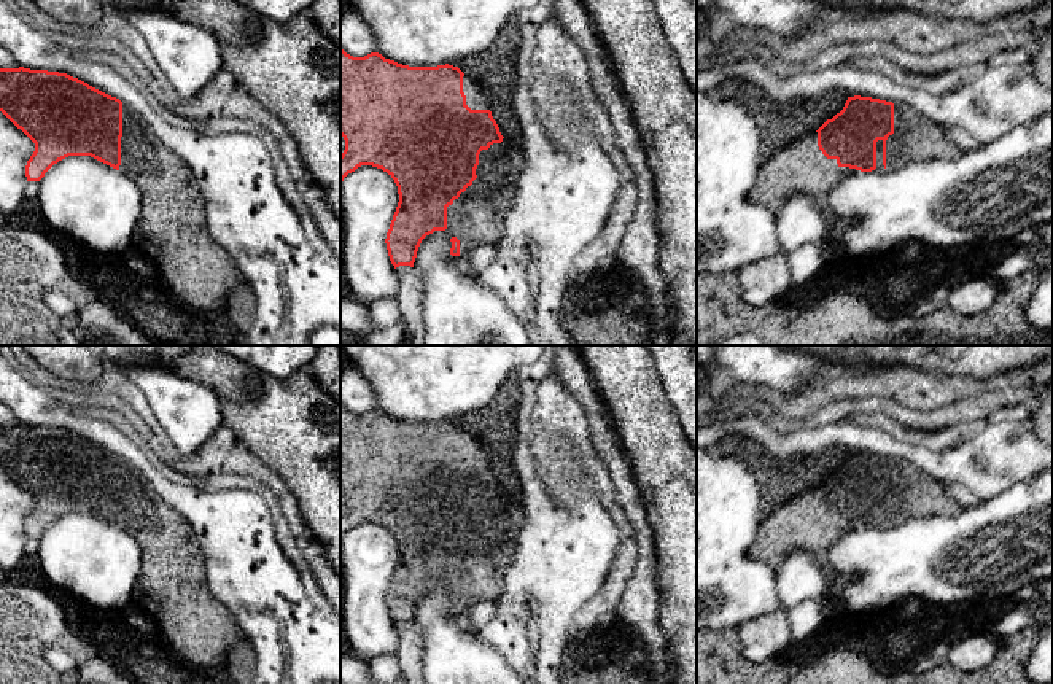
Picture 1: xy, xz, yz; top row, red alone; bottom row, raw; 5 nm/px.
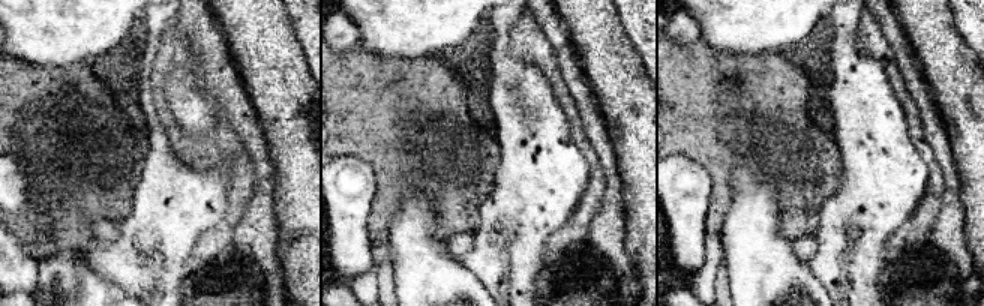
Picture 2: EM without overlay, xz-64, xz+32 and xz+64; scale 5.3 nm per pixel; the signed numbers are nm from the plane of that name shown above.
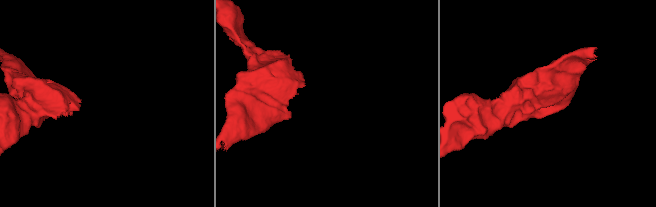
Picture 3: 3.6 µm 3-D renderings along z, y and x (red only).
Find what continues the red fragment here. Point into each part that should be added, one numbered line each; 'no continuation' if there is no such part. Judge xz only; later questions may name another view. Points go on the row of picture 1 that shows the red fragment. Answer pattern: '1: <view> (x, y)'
1: xz (477, 217)

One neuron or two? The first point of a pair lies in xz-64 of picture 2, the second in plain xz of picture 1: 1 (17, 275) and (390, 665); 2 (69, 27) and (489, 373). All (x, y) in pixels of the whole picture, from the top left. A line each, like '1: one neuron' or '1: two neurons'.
1: two neurons
2: one neuron

